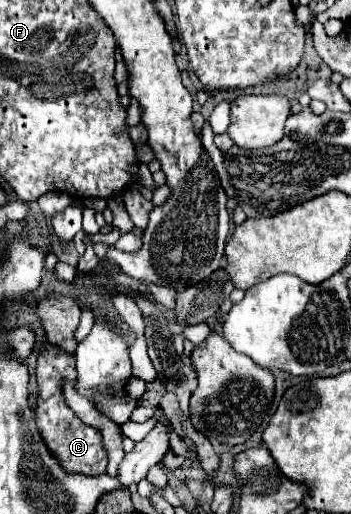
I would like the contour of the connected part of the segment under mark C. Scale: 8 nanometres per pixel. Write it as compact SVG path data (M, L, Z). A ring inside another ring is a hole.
M49 344L43 352L39 352L39 360L37 360L37 380L39 380L39 402L35 408L37 428L39 428L45 444L57 454L57 458L61 460L61 464L67 472L79 472L79 474L87 474L87 476L103 474L107 468L107 454L101 444L101 434L95 428L85 426L75 416L75 412L65 404L63 394L61 394L63 378L67 378L71 382L75 380L75 358Z

